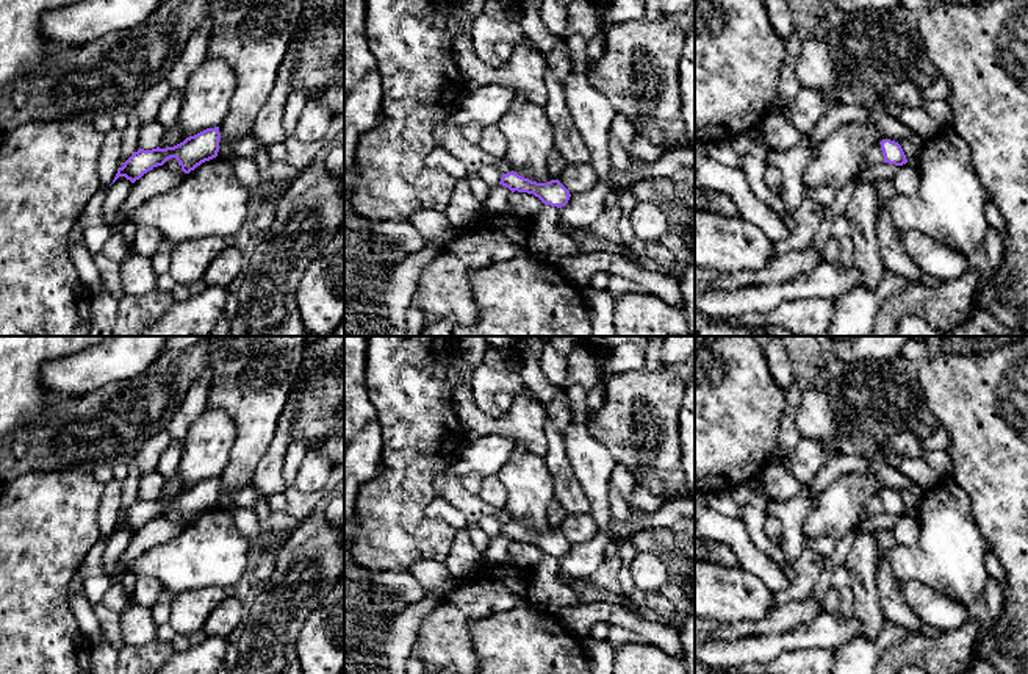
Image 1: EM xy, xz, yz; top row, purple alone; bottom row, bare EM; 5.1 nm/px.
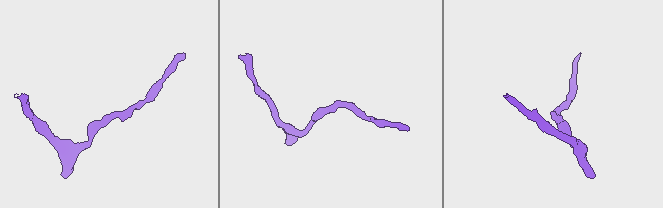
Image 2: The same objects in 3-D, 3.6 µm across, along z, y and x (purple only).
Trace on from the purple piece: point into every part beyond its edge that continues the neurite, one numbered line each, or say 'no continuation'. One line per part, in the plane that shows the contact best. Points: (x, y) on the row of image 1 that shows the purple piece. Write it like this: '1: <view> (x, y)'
no continuation

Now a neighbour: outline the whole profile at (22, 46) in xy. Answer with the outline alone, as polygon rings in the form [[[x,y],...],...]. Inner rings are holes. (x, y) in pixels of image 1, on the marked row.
[[[0,0],[0,103],[23,77],[41,70],[49,42],[41,31],[45,11],[81,0]]]

